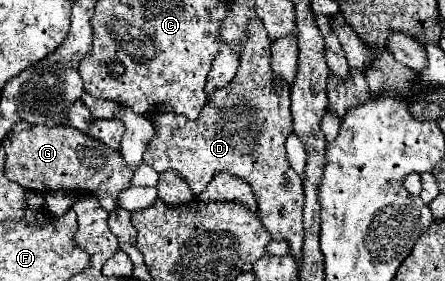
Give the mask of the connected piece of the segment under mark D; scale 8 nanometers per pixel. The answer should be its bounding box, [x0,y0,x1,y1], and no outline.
[143,17,305,263]

